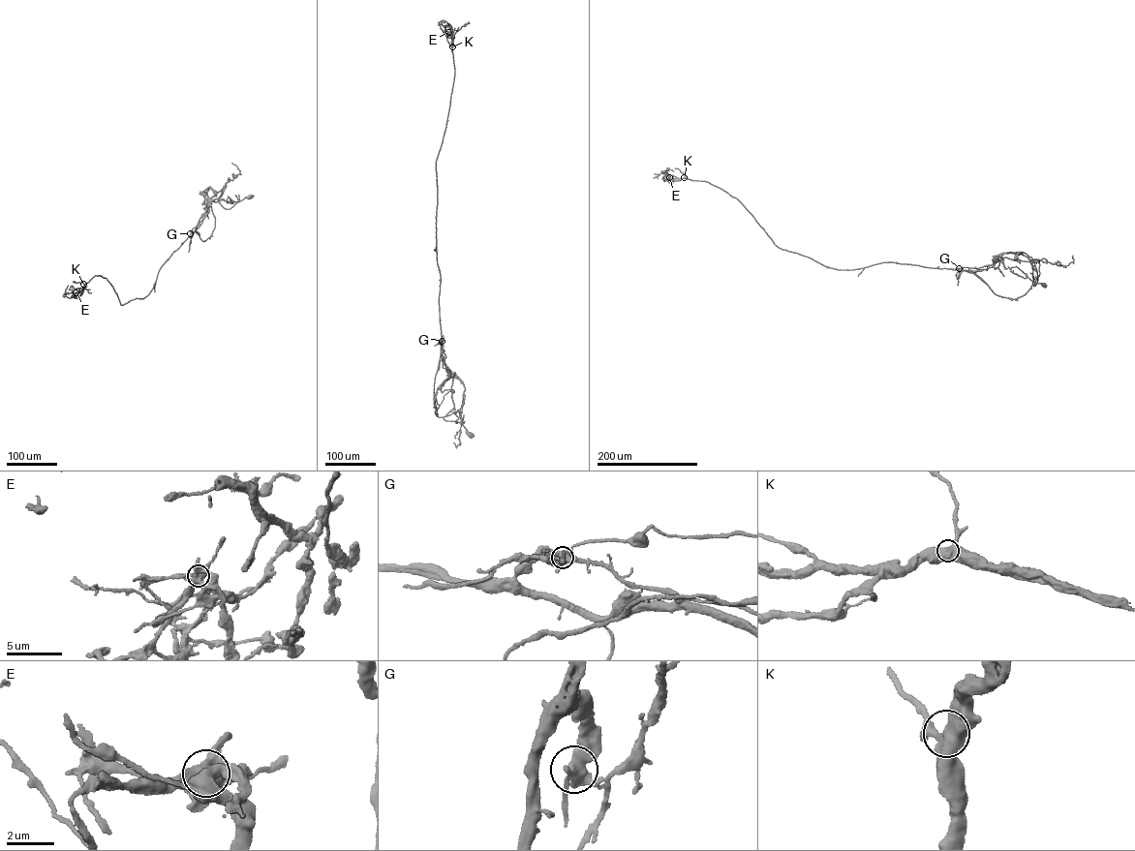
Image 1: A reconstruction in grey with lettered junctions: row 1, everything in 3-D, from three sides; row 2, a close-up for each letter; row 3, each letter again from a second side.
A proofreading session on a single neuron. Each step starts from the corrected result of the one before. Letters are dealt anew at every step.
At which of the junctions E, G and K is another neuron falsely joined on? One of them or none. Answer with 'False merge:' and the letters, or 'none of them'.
False merge: E

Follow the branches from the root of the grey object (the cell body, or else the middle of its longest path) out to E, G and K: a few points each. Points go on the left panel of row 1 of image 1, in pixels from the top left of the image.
E: (250, 197), (227, 209), (219, 201), (222, 189), (215, 193), (143, 298), (121, 305), (99, 275), (76, 292)
G: (250, 197), (225, 208), (219, 201), (222, 189), (208, 199), (204, 213), (190, 233)
K: (250, 197), (227, 209), (219, 201), (222, 189), (215, 193), (143, 298), (121, 305), (101, 276), (83, 284)

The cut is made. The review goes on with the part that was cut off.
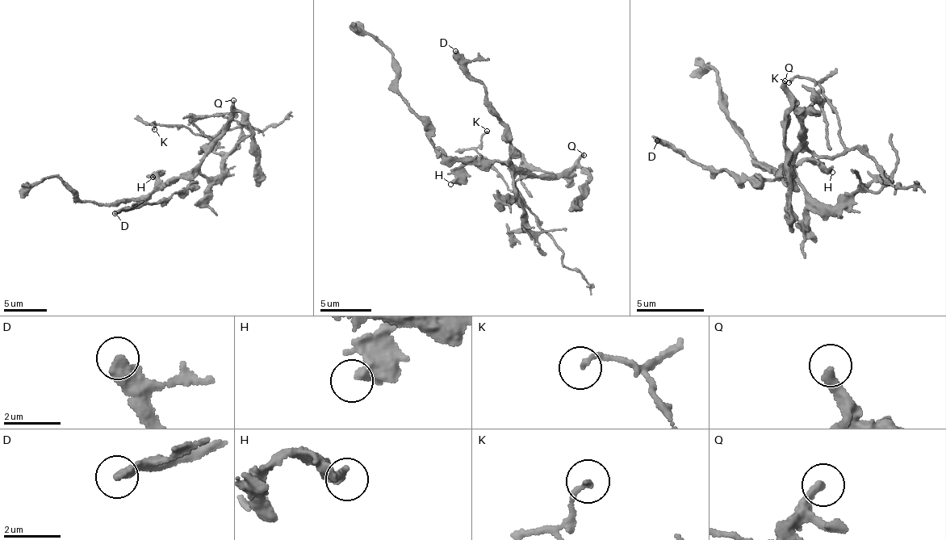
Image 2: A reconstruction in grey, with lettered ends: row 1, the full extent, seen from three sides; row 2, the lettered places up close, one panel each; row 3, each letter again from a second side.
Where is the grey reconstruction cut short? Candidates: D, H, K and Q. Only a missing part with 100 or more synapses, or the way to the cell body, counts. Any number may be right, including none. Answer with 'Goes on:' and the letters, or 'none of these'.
Goes on: Q

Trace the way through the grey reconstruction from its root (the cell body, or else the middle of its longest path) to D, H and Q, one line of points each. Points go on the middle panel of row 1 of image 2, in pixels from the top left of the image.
D: (484, 161), (507, 160), (509, 156), (509, 127), (498, 116), (483, 87), (466, 65), (466, 61), (455, 51)
H: (484, 161), (471, 161), (450, 184)
Q: (484, 161), (505, 161), (533, 174), (542, 173), (548, 176), (568, 169), (583, 155)

